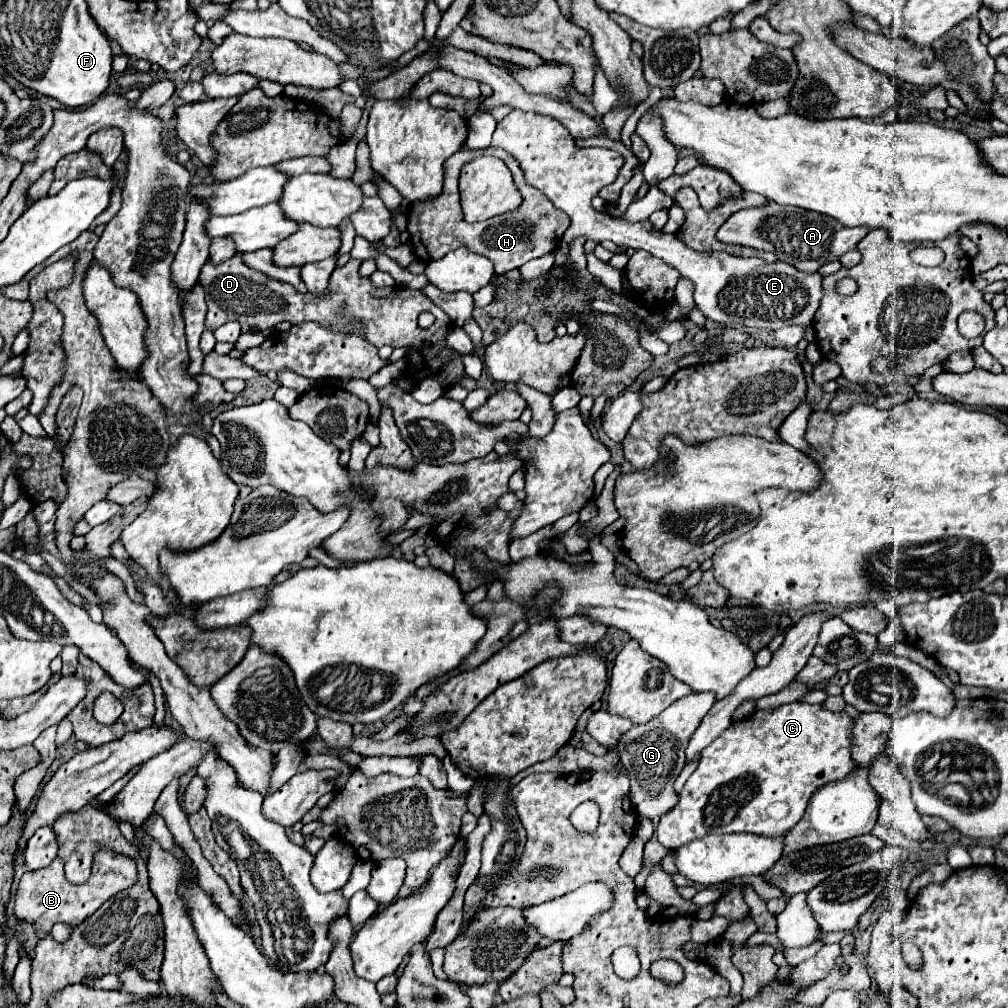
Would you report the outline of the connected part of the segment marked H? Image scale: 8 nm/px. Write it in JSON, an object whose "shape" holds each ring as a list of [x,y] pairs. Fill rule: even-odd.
{"shape":[[[489,147],[489,149],[483,149],[483,151],[461,149],[445,161],[443,177],[445,177],[445,181],[443,181],[441,195],[427,201],[427,203],[413,203],[409,207],[409,213],[407,213],[407,231],[411,235],[411,247],[413,247],[415,257],[421,259],[423,263],[441,259],[457,247],[469,247],[473,253],[481,253],[487,259],[491,259],[493,265],[495,265],[495,273],[503,275],[507,271],[519,269],[521,265],[525,265],[531,259],[543,257],[545,253],[557,249],[561,239],[563,239],[563,233],[569,227],[567,215],[563,211],[557,211],[553,207],[553,203],[549,203],[549,199],[545,199],[545,195],[541,195],[541,191],[537,191],[535,187],[529,187],[525,183],[525,177],[523,177],[519,163],[505,149],[499,149],[499,147]],[[477,155],[495,155],[495,157],[505,161],[509,171],[513,173],[515,185],[519,187],[519,191],[523,195],[523,203],[517,211],[497,215],[497,217],[483,221],[483,223],[471,223],[469,225],[469,223],[465,223],[463,213],[461,213],[457,183],[459,183],[461,167]]]}

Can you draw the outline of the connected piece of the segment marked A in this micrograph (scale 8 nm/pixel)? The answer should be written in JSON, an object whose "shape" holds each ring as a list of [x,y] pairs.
{"shape":[[[769,201],[769,205],[765,207],[743,209],[731,215],[717,231],[717,239],[723,243],[771,251],[777,255],[779,261],[785,261],[805,273],[815,273],[825,263],[837,261],[843,253],[853,251],[857,243],[867,235],[867,231],[869,229],[865,227],[847,229],[831,217],[825,217],[813,211],[805,211],[799,207],[789,207],[789,205],[783,207],[783,205]]]}

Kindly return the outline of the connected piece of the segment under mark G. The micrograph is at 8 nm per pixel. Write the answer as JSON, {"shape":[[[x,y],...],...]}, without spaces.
{"shape":[[[693,692],[683,699],[677,699],[677,703],[669,705],[661,715],[657,715],[649,723],[631,727],[617,741],[619,761],[625,767],[631,781],[629,799],[639,815],[657,823],[661,815],[665,815],[667,811],[673,809],[673,805],[677,805],[679,795],[675,793],[673,783],[685,767],[685,747],[693,731],[699,727],[701,719],[713,707],[713,703],[715,703],[713,692]]]}

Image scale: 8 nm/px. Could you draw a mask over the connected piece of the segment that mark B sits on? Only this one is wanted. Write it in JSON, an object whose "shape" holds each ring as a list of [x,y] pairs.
{"shape":[[[105,849],[97,851],[91,877],[83,885],[69,883],[61,871],[61,859],[55,857],[49,867],[41,869],[41,871],[25,873],[21,877],[17,893],[15,893],[15,917],[31,923],[35,927],[37,939],[43,939],[45,935],[49,935],[53,923],[61,922],[73,925],[73,927],[83,923],[109,897],[131,887],[135,881],[137,881],[135,861],[129,857],[121,857],[119,853],[113,853],[113,851],[105,851]]]}

